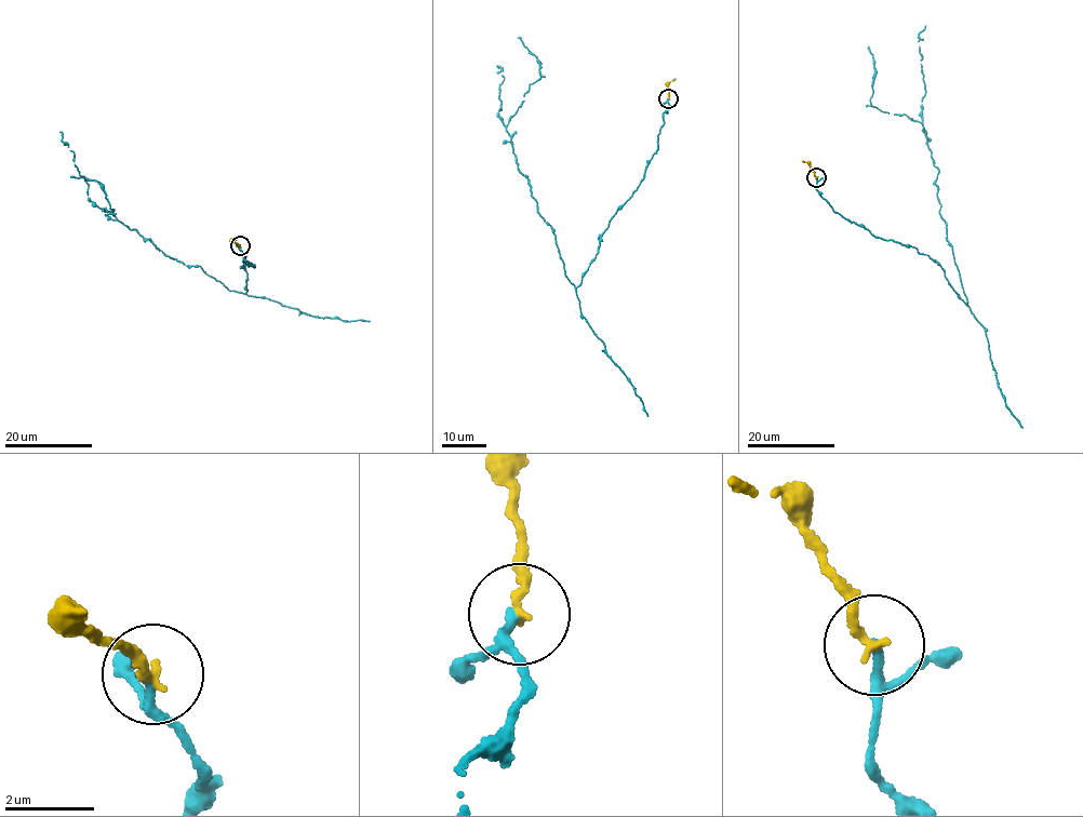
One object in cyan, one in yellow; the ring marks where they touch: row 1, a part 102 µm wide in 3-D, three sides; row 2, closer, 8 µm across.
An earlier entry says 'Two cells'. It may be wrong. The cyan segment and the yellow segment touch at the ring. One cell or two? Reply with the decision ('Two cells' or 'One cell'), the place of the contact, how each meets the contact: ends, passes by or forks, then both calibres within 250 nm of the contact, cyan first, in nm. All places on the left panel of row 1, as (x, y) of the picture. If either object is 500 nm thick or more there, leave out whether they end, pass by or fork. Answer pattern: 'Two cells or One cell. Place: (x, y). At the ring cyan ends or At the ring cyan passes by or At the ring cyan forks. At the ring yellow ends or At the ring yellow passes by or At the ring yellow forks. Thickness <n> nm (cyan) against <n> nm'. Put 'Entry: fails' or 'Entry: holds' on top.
Entry: fails
One cell. Place: (240, 245). At the ring cyan passes by. At the ring yellow ends. Thickness 140 nm (cyan) against 200 nm

